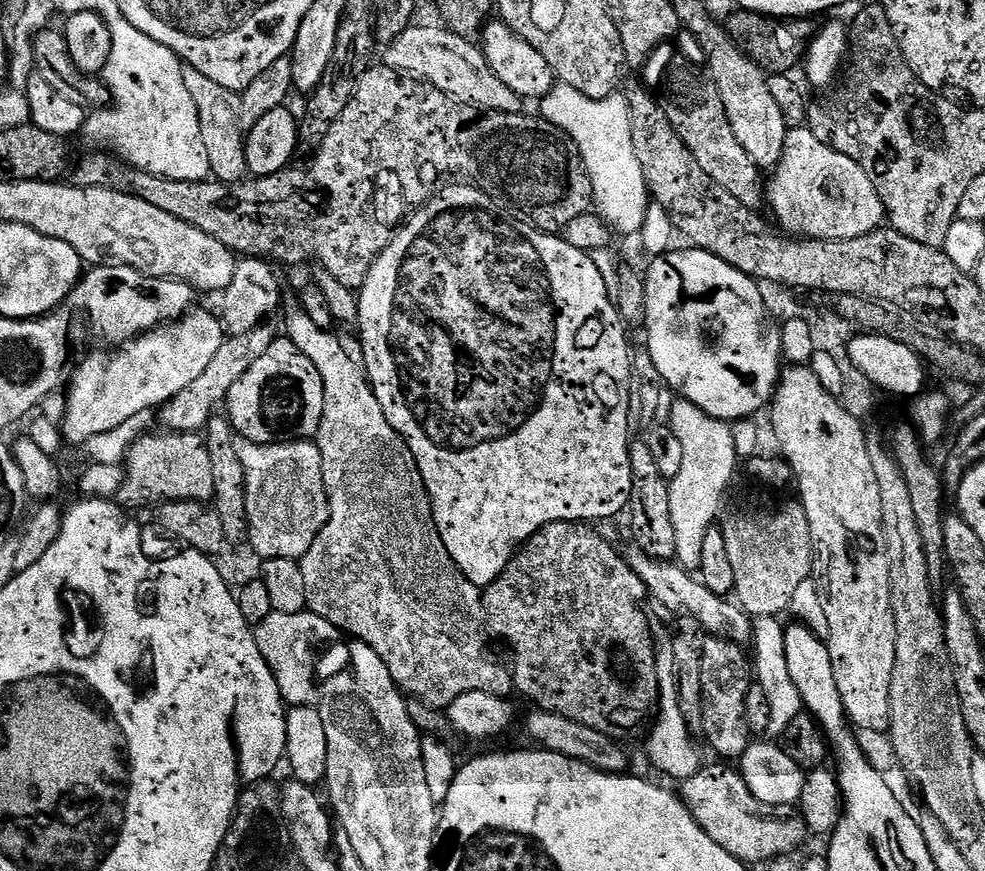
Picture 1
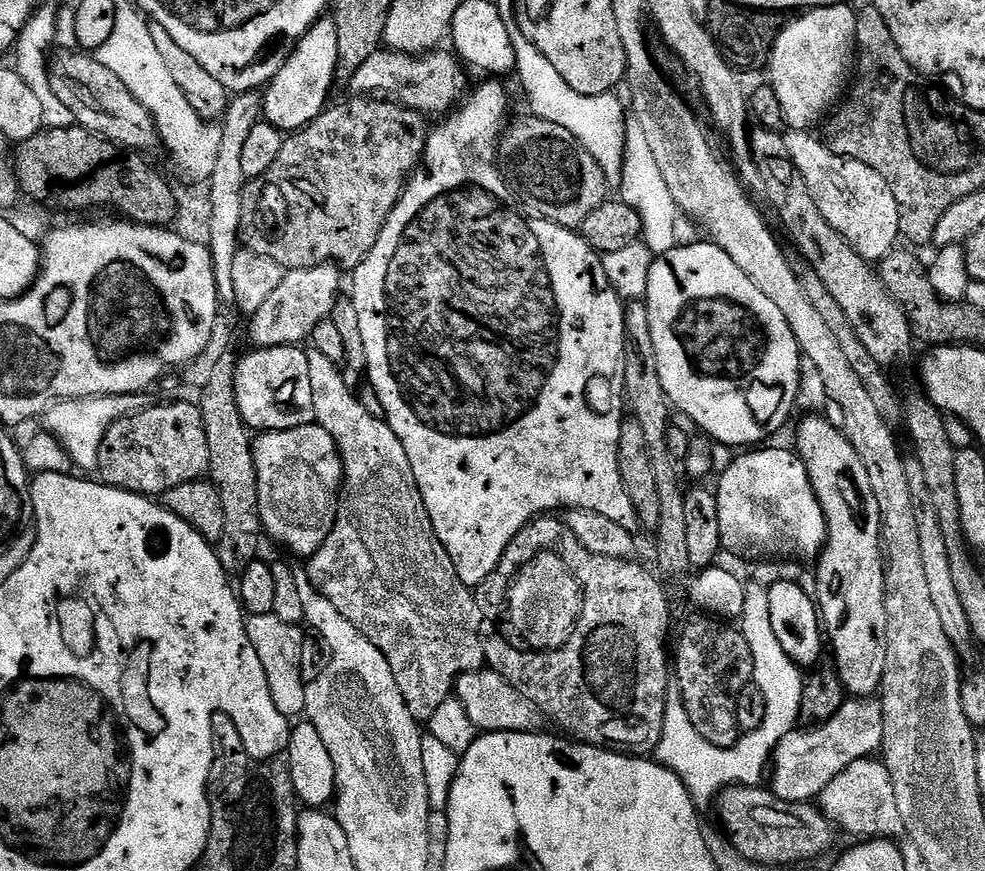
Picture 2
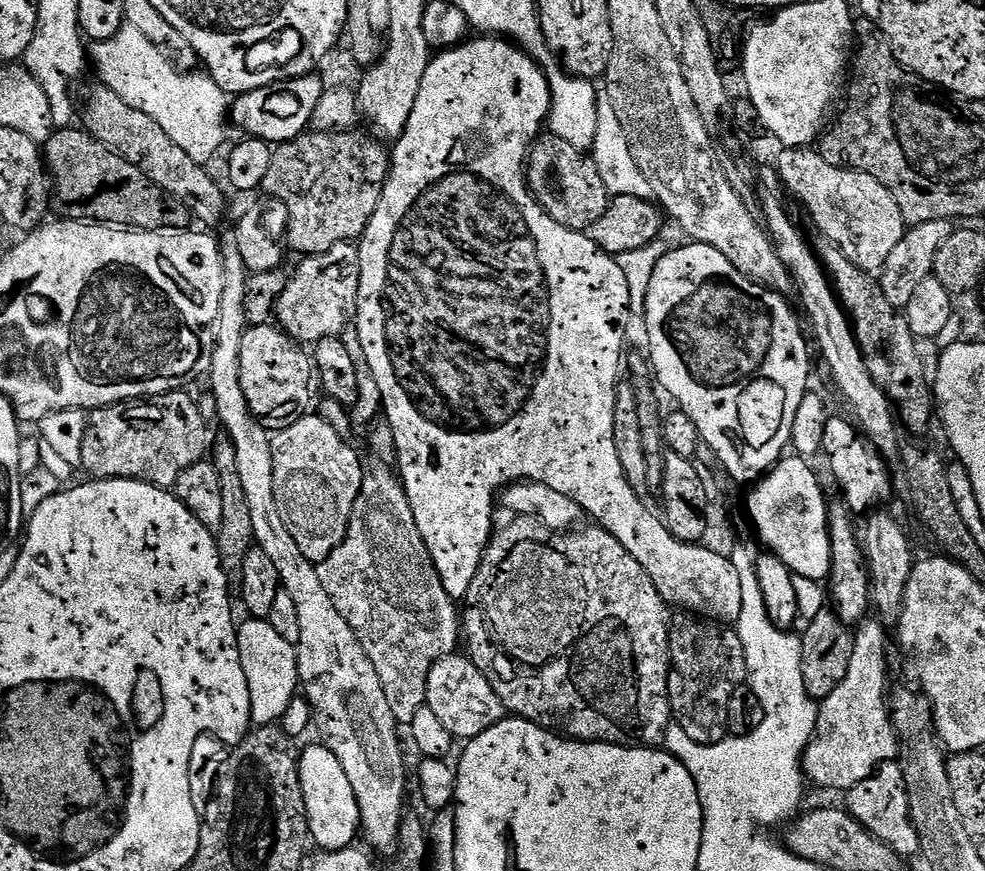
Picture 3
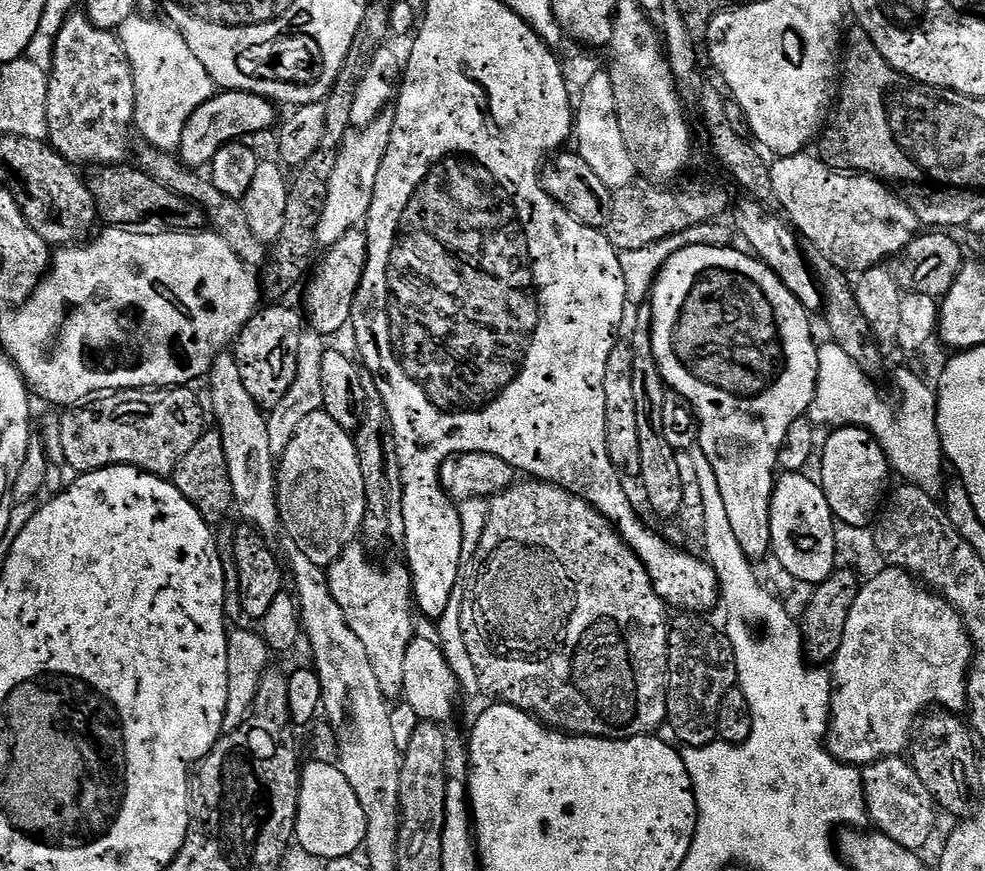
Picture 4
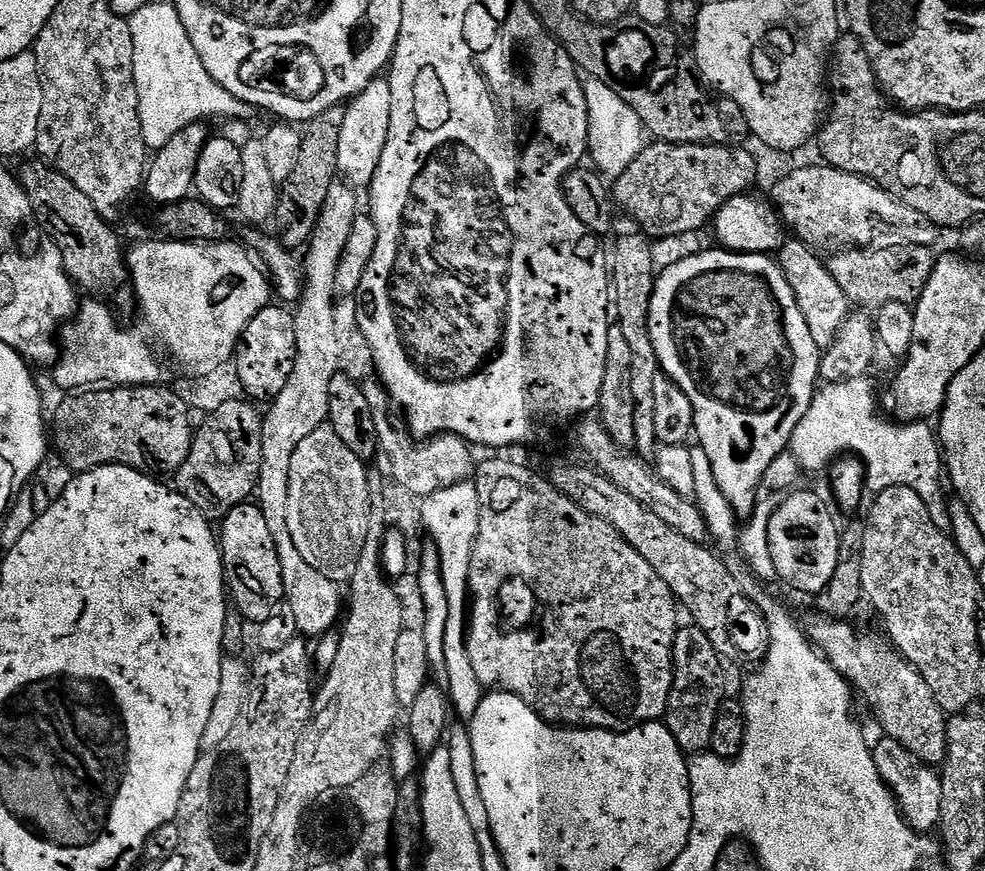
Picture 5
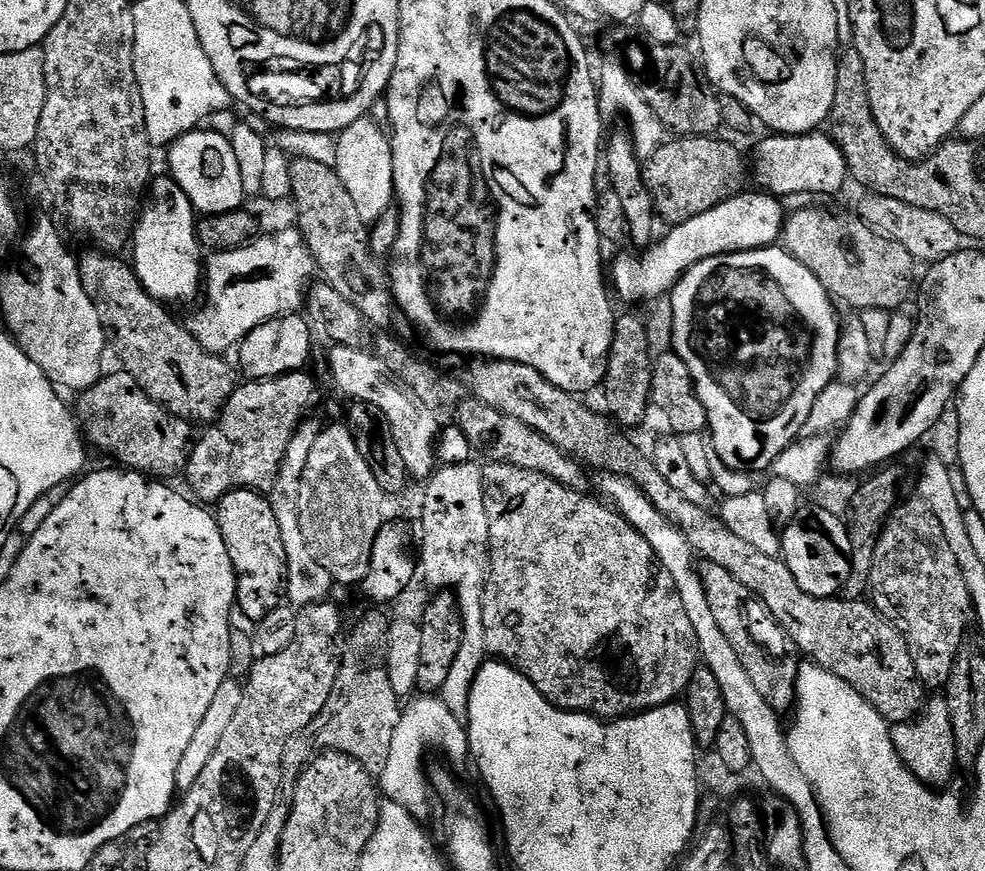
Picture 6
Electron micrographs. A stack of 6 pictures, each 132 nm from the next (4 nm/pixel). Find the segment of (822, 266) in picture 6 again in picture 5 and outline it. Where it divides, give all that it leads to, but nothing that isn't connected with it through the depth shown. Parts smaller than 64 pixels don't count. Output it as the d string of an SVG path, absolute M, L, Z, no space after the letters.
M897 242L893 248L873 247L871 250L865 250L863 247L849 248L847 250L837 251L837 256L833 260L827 261L828 269L853 305L859 306L864 310L879 310L890 302L902 302L903 304L915 305L916 301L926 290L930 278L936 269L937 253L932 253L933 249L927 244L906 244Z

